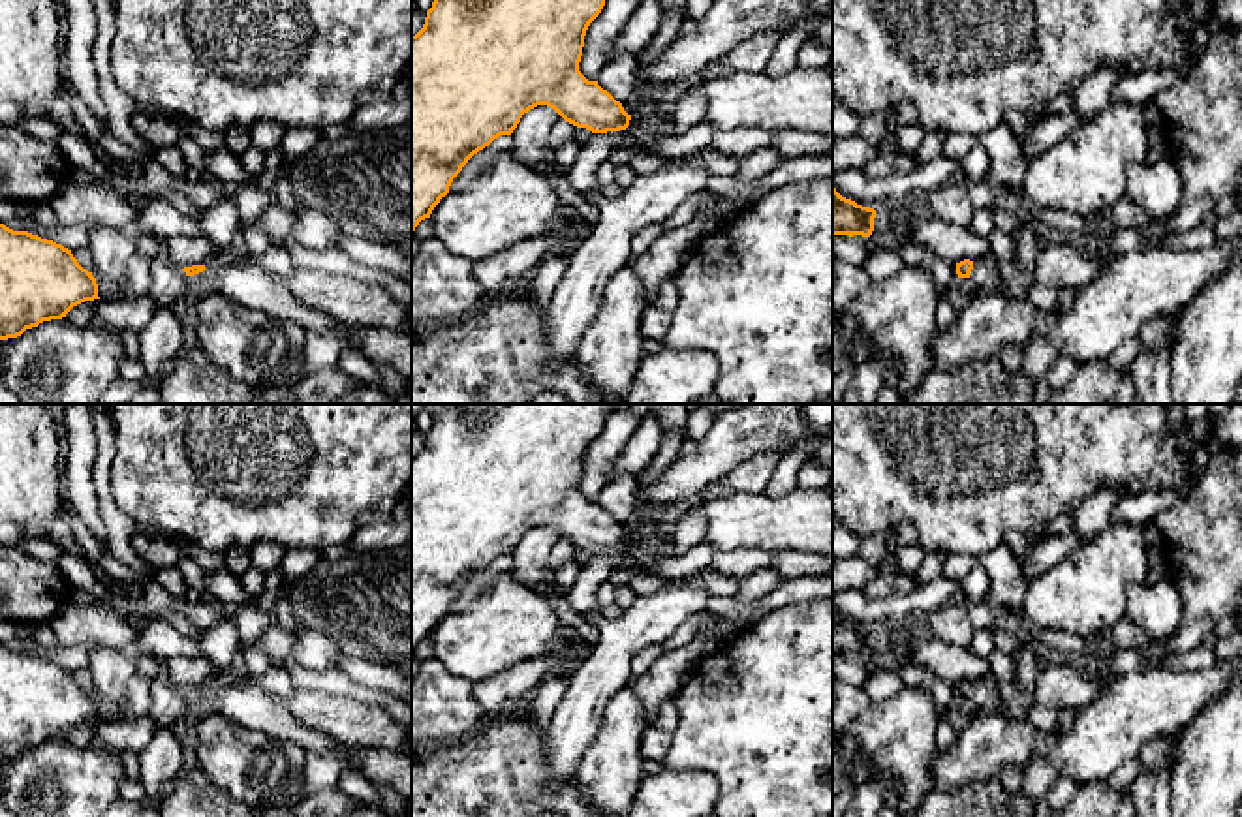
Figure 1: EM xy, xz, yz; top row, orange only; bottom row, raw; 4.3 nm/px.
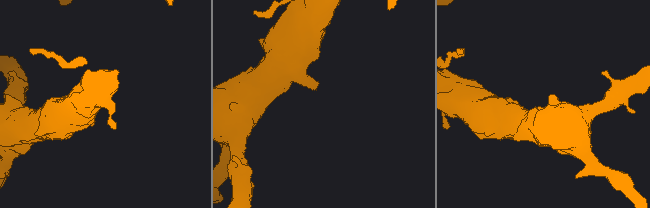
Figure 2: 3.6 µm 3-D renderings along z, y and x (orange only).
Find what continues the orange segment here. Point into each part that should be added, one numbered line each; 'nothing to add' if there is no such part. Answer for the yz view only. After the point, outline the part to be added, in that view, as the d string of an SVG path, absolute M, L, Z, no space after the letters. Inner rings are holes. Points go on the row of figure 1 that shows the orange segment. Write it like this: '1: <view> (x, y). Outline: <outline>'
1: yz (981, 275). Outline: M975 259L973 269L970 272L970 280L977 285L977 289L985 289L990 284L998 284L994 276L994 265L990 259Z

